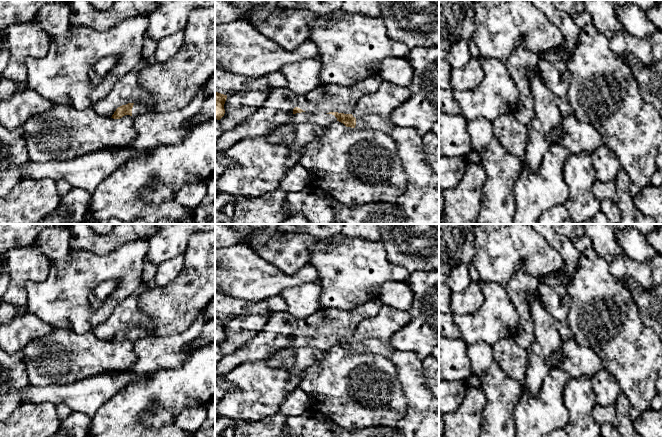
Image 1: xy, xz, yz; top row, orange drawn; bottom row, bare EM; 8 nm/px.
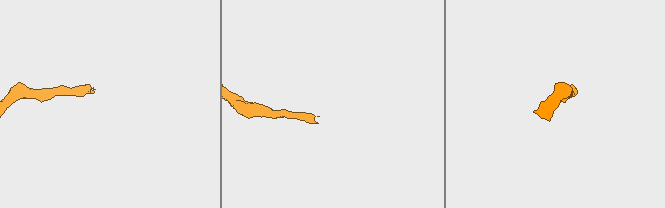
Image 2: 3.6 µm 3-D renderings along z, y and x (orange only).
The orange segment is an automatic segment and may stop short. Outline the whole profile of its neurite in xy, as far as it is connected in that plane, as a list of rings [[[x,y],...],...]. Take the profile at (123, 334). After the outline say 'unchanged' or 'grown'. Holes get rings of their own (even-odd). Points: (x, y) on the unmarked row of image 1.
[[[210,231],[191,235],[183,256],[184,267],[174,281],[163,287],[150,283],[139,297],[139,307],[149,317],[150,329],[128,327],[118,331],[111,342],[120,343],[125,339],[136,341],[140,338],[182,333],[206,309],[215,296],[215,238],[210,237]]]; grown

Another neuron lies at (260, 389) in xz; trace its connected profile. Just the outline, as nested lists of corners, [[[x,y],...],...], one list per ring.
[[[266,360],[244,362],[225,375],[227,381],[232,383],[235,389],[227,392],[215,404],[215,410],[220,417],[235,420],[258,421],[264,417],[273,416],[280,411],[281,404],[287,395],[300,388],[304,376],[305,372],[292,374],[281,366],[271,366]]]

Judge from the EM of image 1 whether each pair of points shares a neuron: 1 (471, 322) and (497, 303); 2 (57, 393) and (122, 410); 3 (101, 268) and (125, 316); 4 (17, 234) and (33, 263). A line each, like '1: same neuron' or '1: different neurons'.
1: same neuron
2: different neurons
3: different neurons
4: different neurons

